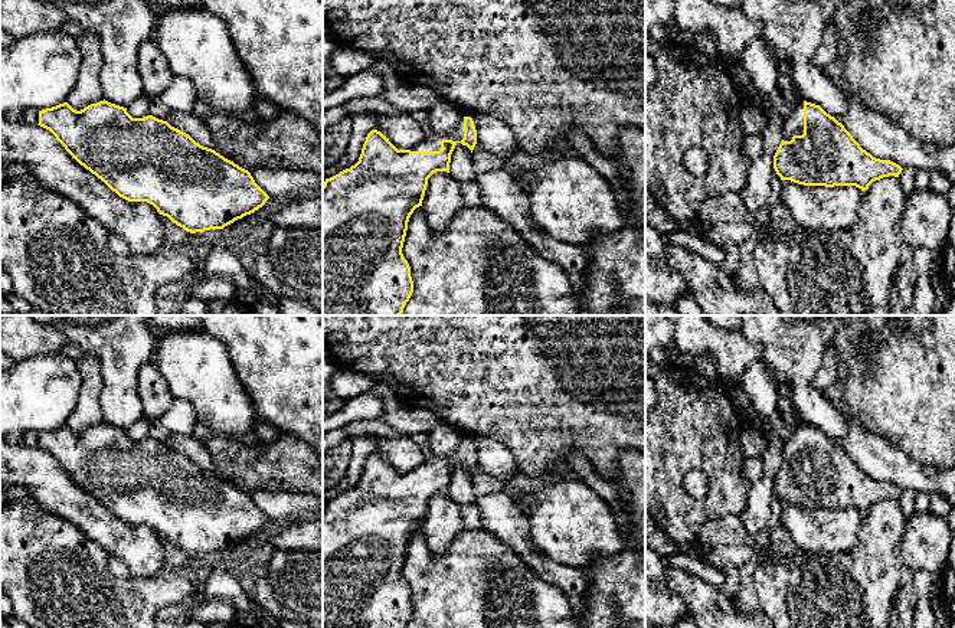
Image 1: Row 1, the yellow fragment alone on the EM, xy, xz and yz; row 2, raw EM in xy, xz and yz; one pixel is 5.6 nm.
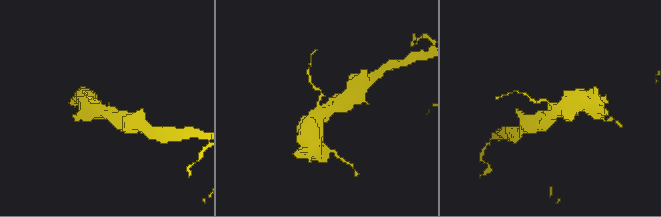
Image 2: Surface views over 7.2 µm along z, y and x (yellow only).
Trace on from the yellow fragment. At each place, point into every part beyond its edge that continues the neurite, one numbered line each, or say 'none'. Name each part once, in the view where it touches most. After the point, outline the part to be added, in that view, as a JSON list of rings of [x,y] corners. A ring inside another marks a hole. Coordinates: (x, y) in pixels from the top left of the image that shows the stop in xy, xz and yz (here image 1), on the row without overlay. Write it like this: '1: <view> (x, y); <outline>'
1: xz (432, 465); [[[464,438],[449,457],[447,458],[431,457],[423,464],[412,470],[411,474],[439,474],[442,462],[461,464],[462,461],[464,461]]]

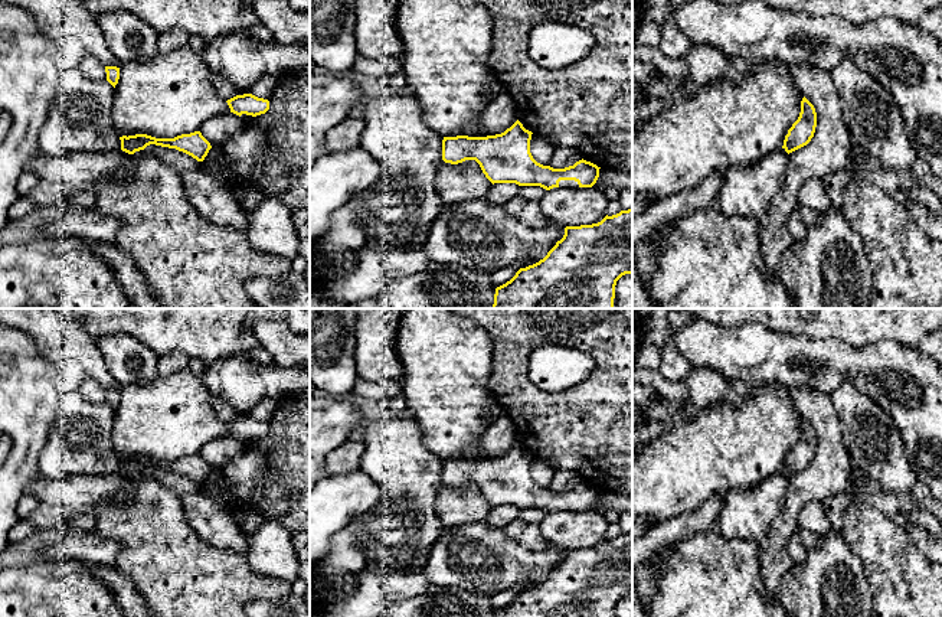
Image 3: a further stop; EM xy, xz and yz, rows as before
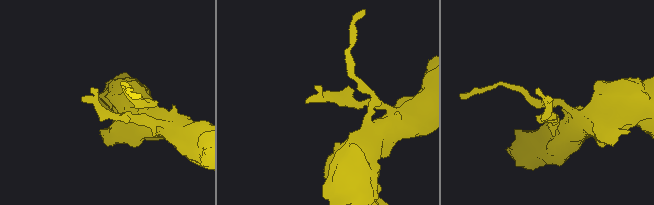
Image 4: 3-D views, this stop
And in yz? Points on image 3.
none

